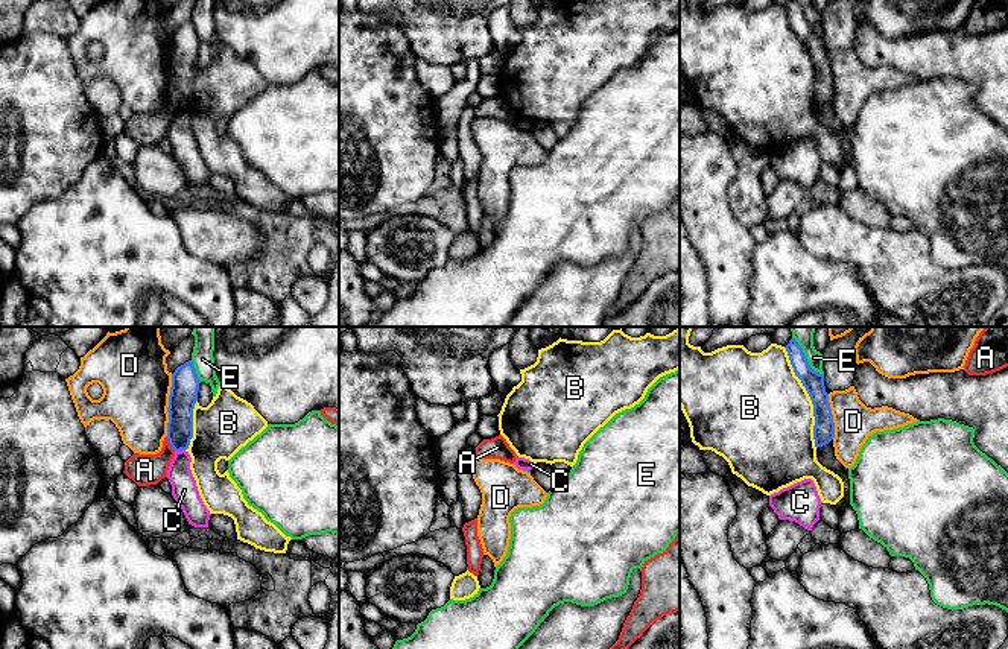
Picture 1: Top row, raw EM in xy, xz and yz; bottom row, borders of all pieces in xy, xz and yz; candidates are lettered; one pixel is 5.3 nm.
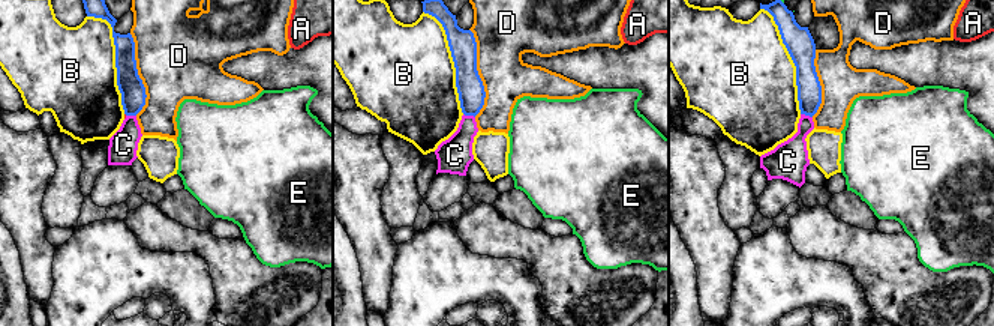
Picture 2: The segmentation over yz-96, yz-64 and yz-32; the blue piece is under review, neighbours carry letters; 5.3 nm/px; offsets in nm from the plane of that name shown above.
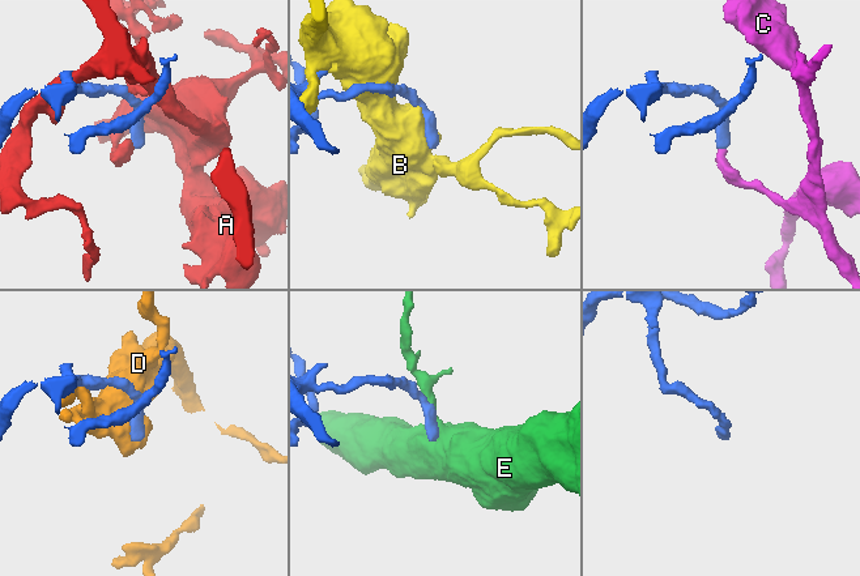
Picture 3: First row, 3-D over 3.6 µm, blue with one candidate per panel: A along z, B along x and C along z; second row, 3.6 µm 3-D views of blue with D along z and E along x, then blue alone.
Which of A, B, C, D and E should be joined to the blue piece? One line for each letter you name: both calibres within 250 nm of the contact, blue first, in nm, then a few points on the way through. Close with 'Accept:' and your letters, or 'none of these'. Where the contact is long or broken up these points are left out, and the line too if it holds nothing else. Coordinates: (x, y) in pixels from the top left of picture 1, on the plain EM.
Accept: none of these

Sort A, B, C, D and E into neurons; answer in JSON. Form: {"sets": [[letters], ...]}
{"sets": [["A"], ["B"], ["C"], ["D"], ["E"]]}

